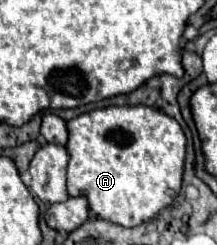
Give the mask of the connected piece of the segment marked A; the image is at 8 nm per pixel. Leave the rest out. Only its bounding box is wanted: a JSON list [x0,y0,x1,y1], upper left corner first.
[67,105,185,227]

